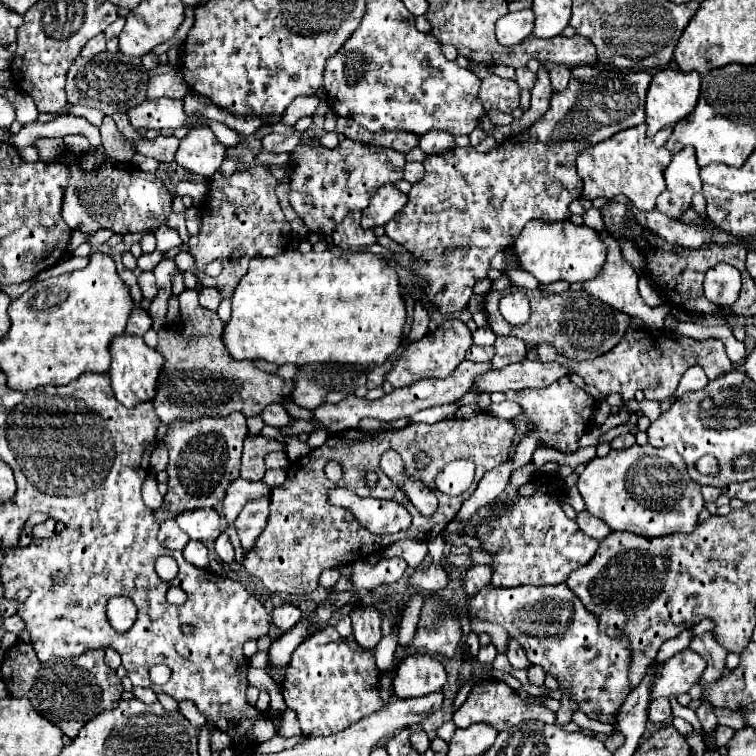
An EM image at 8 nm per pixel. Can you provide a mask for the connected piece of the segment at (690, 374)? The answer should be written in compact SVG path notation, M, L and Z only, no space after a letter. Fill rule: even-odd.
M691 366L691 368L687 368L687 372L683 374L677 390L675 390L669 398L665 398L665 400L661 402L662 412L668 411L673 402L675 402L677 398L681 398L685 392L689 392L689 390L701 390L707 382L709 382L709 380L707 380L707 376L705 376L705 372L703 372L701 366Z

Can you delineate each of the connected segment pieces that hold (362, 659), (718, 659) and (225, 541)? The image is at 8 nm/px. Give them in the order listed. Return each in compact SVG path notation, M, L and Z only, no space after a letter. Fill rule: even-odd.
M333 626L315 632L293 652L281 692L287 708L297 714L303 736L307 738L333 736L383 708L373 654L355 644L353 638L343 640Z
M707 632L703 636L695 636L691 640L691 646L689 646L693 652L697 652L705 662L707 662L707 668L701 676L701 686L707 686L711 684L713 680L721 678L723 670L725 670L725 650L721 650L721 646L717 646L717 640L713 640L713 634Z
M223 532L217 540L215 540L215 552L217 556L225 562L225 564L231 564L235 560L235 554L233 554L233 544L229 540L229 536Z

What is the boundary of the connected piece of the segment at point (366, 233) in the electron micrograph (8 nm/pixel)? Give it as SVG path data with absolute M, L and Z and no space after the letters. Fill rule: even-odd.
M349 212L341 224L337 224L333 236L333 242L345 250L357 250L357 248L369 248L377 242L373 230L363 230L361 224L361 212Z

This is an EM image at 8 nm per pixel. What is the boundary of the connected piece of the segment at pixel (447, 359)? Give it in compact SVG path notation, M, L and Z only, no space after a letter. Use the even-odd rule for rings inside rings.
M457 318L447 320L437 328L433 336L421 338L419 342L411 344L405 354L401 354L393 370L387 374L387 382L391 382L393 388L403 388L423 378L447 378L453 372L453 368L457 368L457 364L465 360L465 352L471 348L471 344L473 342L471 342L469 328Z

